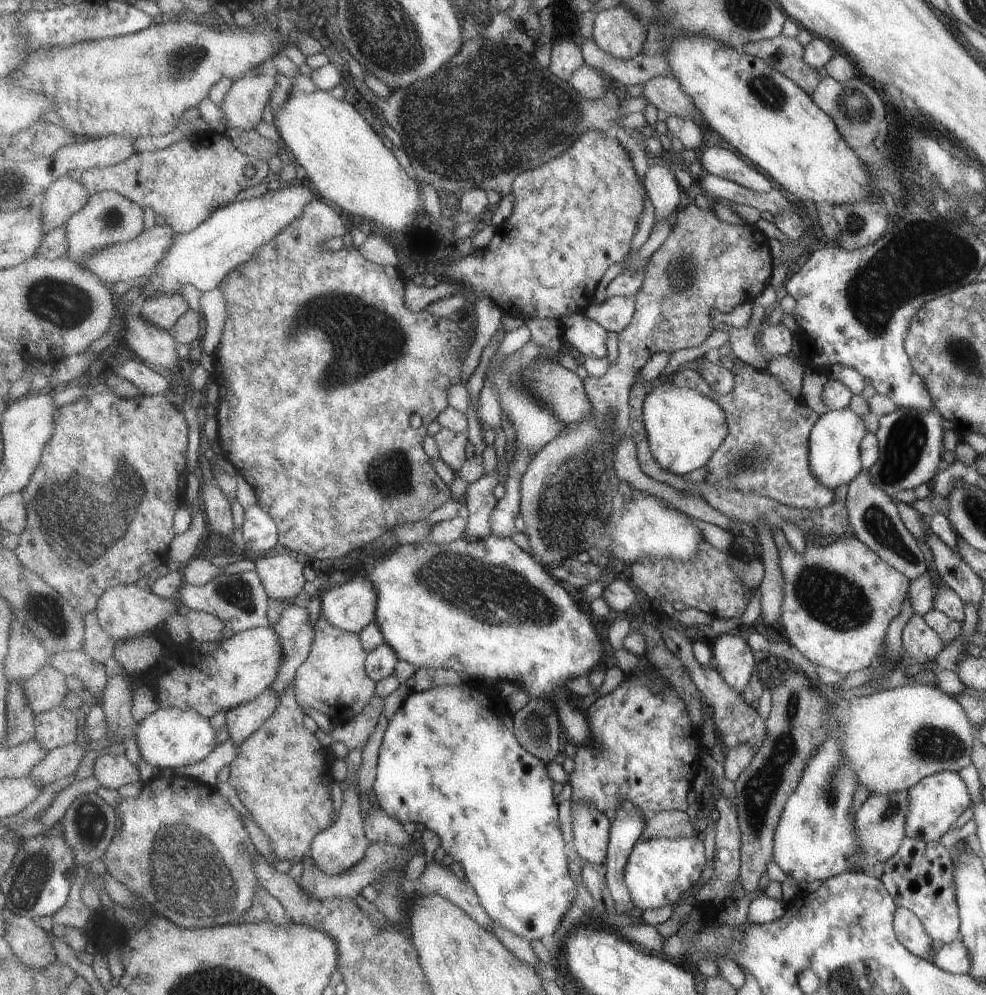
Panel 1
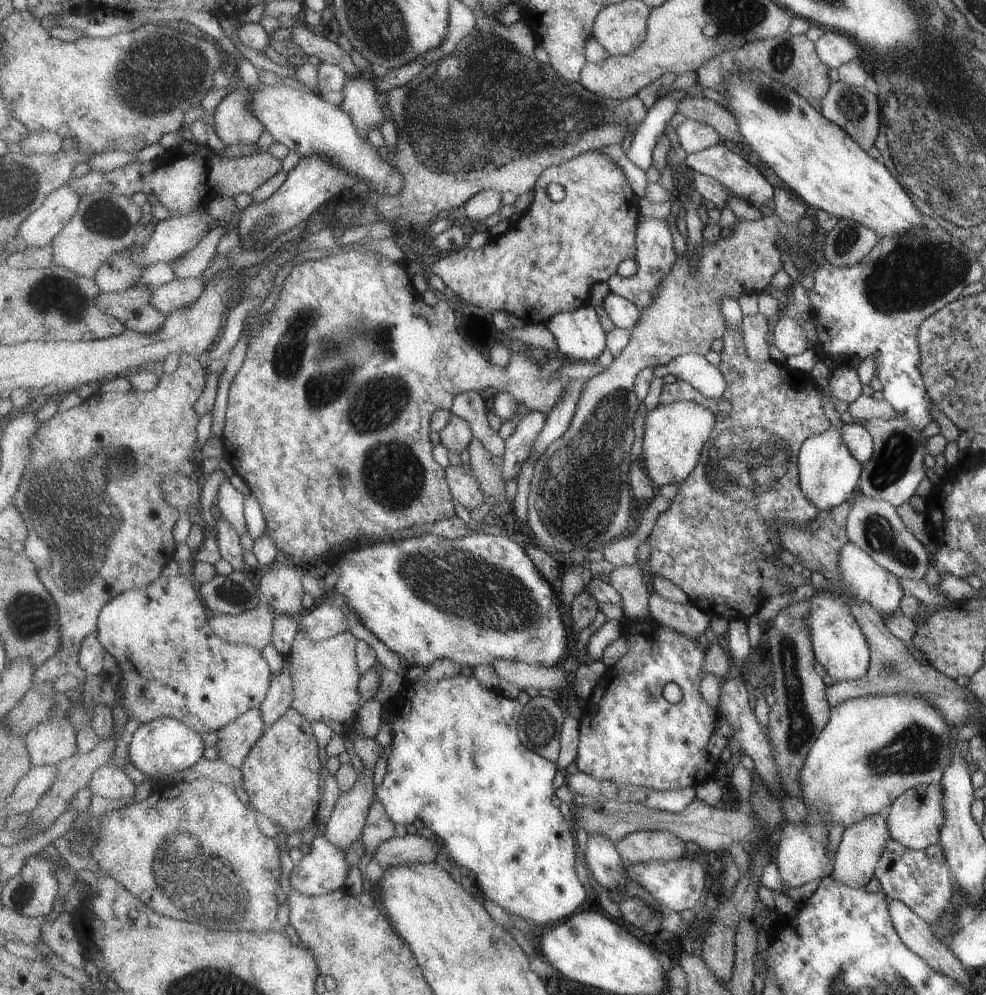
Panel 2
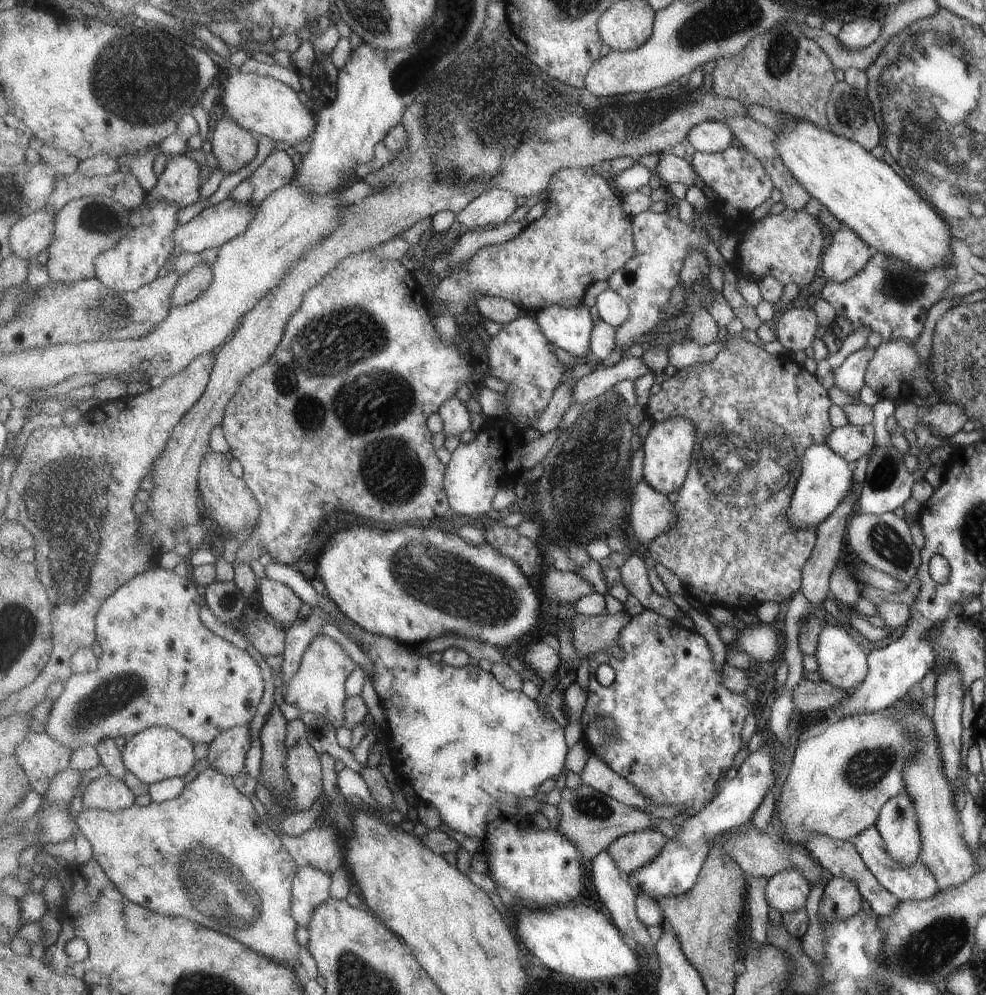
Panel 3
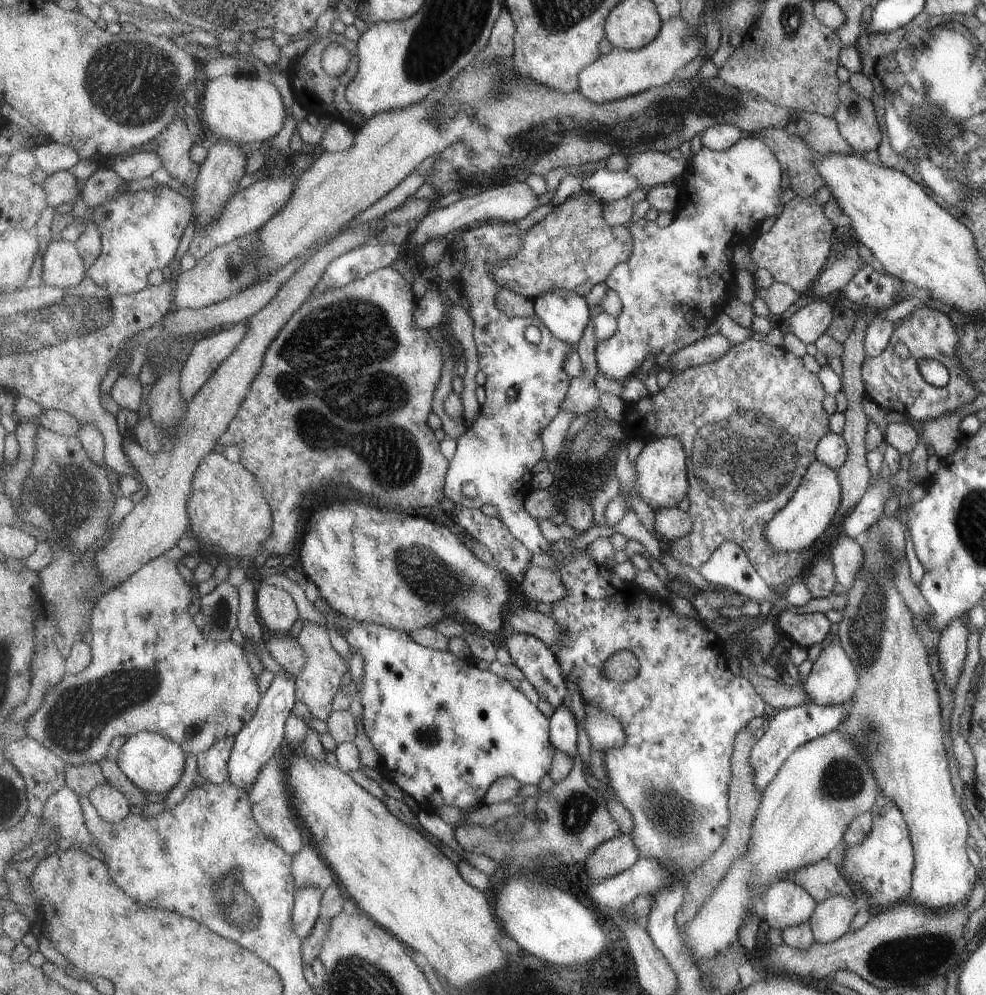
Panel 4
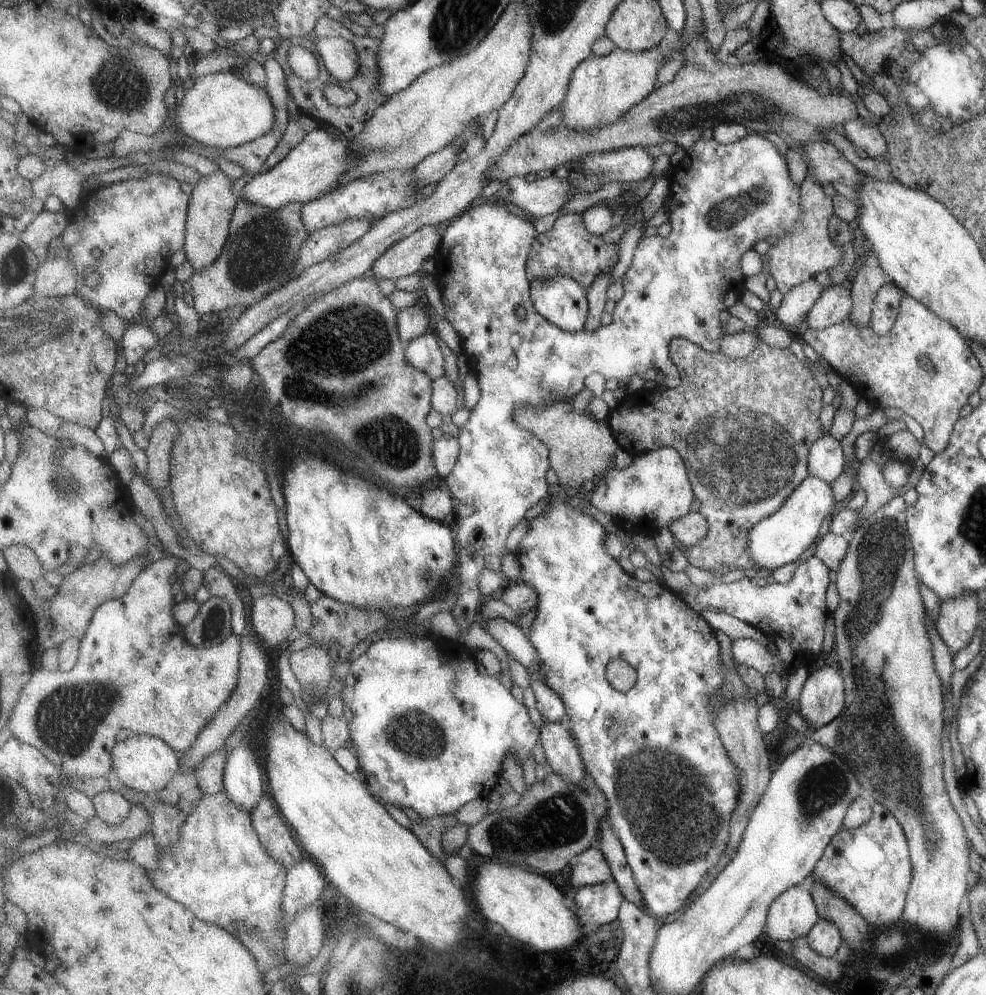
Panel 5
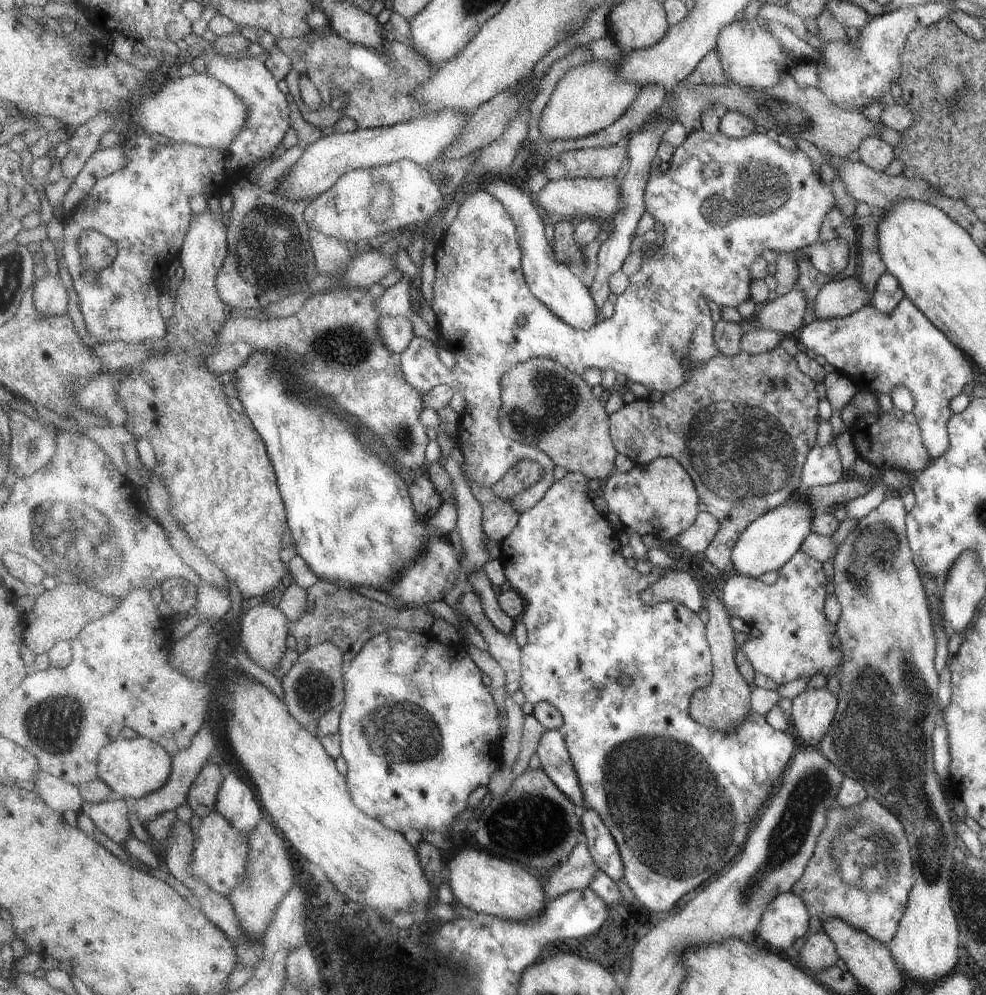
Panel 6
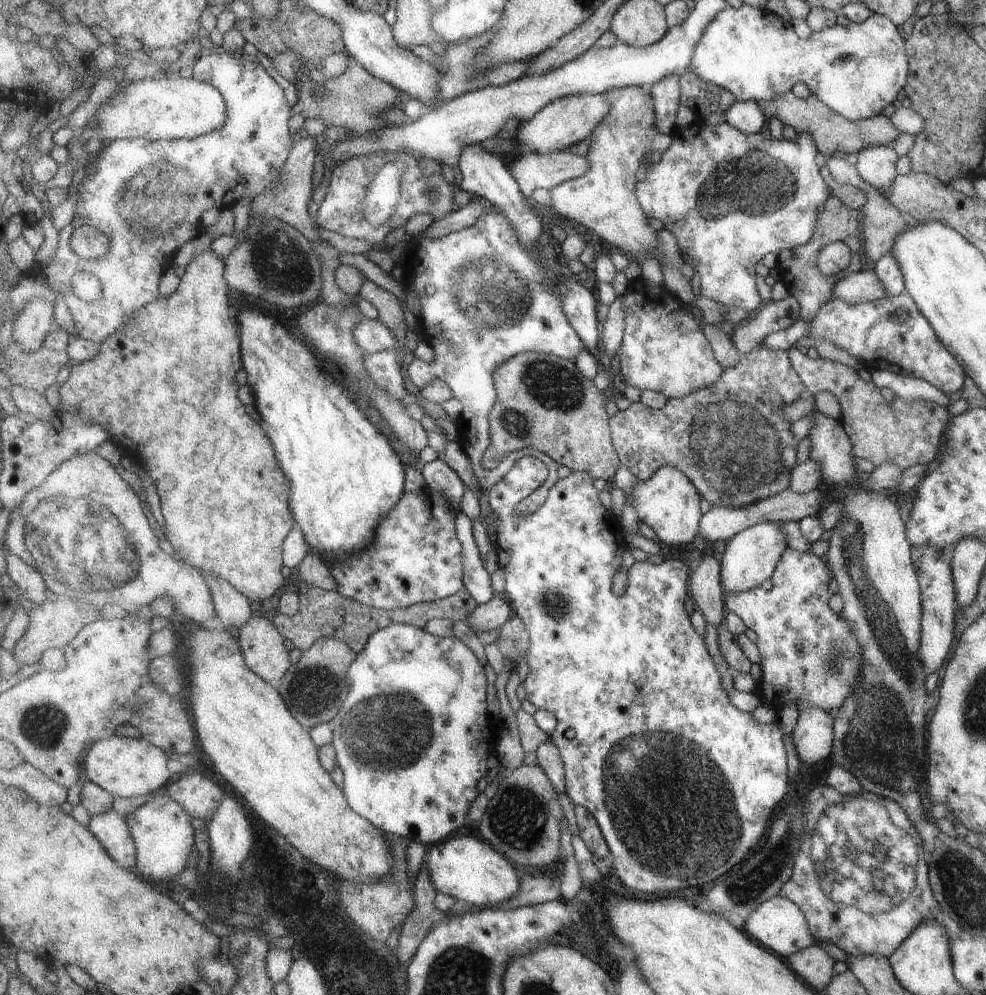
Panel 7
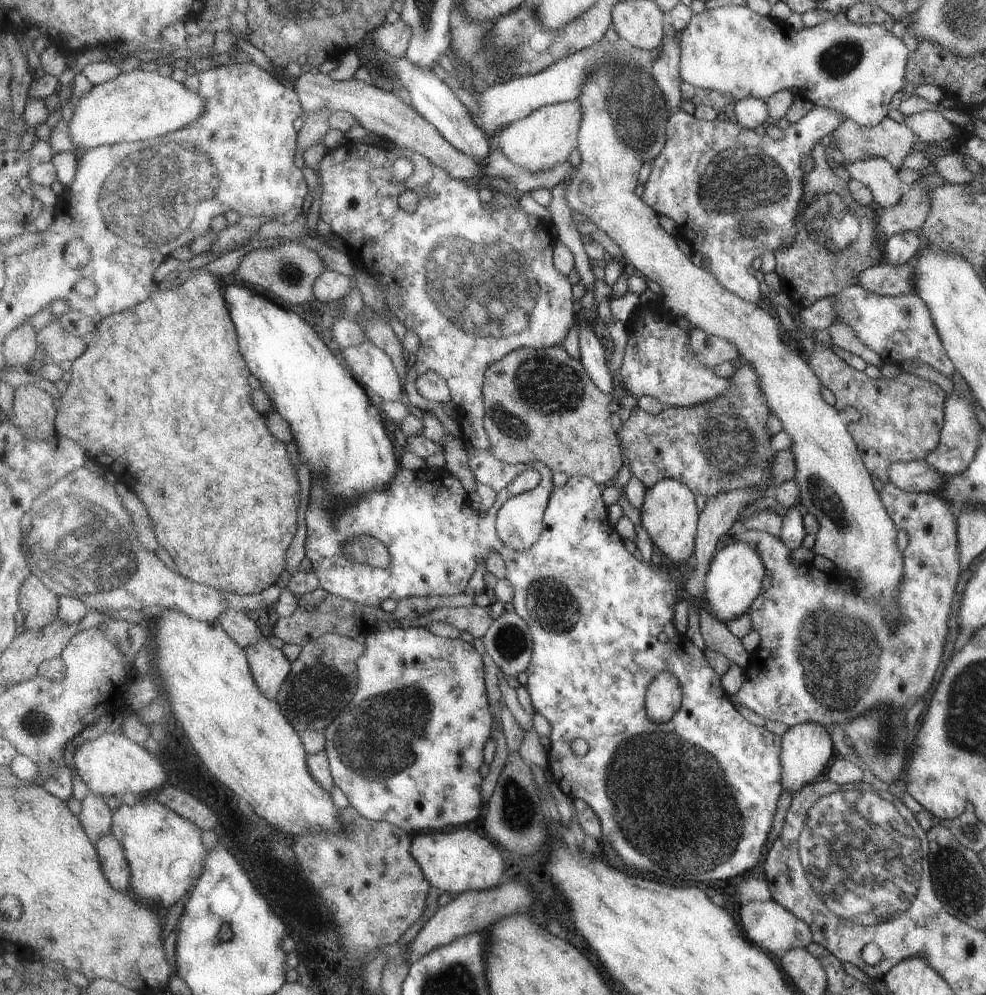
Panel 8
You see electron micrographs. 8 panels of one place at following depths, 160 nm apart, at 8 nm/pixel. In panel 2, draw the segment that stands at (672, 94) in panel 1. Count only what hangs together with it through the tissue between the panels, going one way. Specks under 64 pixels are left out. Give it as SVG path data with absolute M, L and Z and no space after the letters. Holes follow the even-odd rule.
M687 93L687 96L680 102L678 112L687 119L714 126L723 136L732 142L744 142L744 138L738 131L735 119L730 115L729 109L708 100L699 98Z

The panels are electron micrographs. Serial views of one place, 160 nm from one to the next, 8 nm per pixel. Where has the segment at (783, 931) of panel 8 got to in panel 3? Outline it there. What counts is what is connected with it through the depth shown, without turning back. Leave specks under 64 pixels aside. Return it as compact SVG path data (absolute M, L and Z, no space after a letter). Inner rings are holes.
M783 868L767 879L765 900L767 907L774 908L780 914L799 910L805 905L810 891L808 879L795 868Z

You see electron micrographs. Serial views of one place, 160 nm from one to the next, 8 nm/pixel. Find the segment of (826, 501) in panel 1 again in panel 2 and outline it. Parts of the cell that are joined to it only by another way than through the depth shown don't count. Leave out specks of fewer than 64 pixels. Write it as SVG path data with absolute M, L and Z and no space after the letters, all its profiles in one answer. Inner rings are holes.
M729 327L723 336L723 340L724 347L721 351L721 363L718 367L727 381L727 388L720 397L710 399L702 392L699 392L692 384L686 383L681 379L676 379L674 383L664 385L660 394L659 404L666 405L673 404L677 401L696 401L697 404L714 410L717 422L712 436L709 437L705 443L697 468L682 482L679 486L678 493L672 498L672 505L659 515L655 523L654 529L648 538L650 559L648 560L647 568L650 572L655 574L655 576L663 576L681 588L689 601L697 605L701 610L704 610L708 615L721 616L730 620L739 619L739 616L749 616L749 614L753 614L753 612L757 610L757 606L759 606L765 598L769 598L769 596L779 596L779 594L788 591L789 587L787 584L781 582L779 566L781 566L782 562L781 558L777 557L777 554L781 554L782 546L776 534L776 530L772 529L772 523L778 521L779 523L786 523L787 525L793 525L796 529L800 529L816 517L818 510L805 498L805 495L799 488L797 455L801 443L807 437L812 437L827 430L830 422L826 416L823 416L823 410L821 410L821 397L825 396L823 396L823 392L819 392L819 390L815 388L815 384L809 380L809 376L805 376L805 373L802 372L793 374L793 372L789 372L787 368L779 368L779 366L785 364L776 363L775 361L755 362L749 359L745 355L745 347L743 346L743 339L741 339L740 328Z

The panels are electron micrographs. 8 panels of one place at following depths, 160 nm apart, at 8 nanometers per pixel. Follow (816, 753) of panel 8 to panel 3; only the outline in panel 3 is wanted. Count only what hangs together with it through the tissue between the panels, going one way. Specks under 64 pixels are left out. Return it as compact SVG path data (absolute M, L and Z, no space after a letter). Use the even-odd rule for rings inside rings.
M826 621L825 626L821 628L819 641L817 642L817 673L823 681L835 686L838 690L848 690L855 688L867 677L868 662L867 652L862 652L861 648L847 633L848 628L832 625Z

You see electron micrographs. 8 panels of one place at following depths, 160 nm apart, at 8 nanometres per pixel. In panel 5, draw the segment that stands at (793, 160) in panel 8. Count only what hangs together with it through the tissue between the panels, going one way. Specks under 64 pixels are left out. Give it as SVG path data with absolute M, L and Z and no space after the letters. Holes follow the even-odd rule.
M748 133L727 145L717 142L714 137L709 140L701 138L685 151L686 155L673 170L671 195L665 204L669 211L670 234L667 237L656 234L639 239L632 263L621 279L625 295L614 308L614 322L609 326L602 325L595 332L585 329L577 332L562 330L535 310L527 262L539 233L533 222L513 216L507 206L493 199L480 200L453 220L442 238L440 253L443 256L439 256L441 260L437 264L435 279L446 317L461 339L463 353L477 359L475 377L482 391L481 400L473 409L469 424L460 430L457 465L444 479L448 495L457 502L455 529L460 586L458 599L451 612L459 622L463 635L460 644L463 648L473 653L488 650L497 654L503 668L500 682L508 690L513 682L509 655L486 629L475 623L485 598L479 590L479 576L486 568L489 555L504 555L509 532L523 518L526 519L529 508L549 495L547 470L552 469L549 448L533 430L517 422L517 410L521 410L521 406L545 410L545 406L571 401L585 387L585 380L594 373L625 384L635 374L644 381L655 381L659 378L659 372L662 372L664 381L661 385L665 389L679 387L682 377L671 355L673 340L682 337L704 350L713 353L721 351L721 338L725 334L721 312L732 306L743 290L743 276L739 270L741 254L752 250L759 240L783 238L791 232L801 215L799 188L789 178L785 158L763 134ZM517 306L523 306L526 310L523 319L515 312ZM426 333L408 344L408 360L419 370L427 370L433 378L445 376L443 354L439 354L434 334Z

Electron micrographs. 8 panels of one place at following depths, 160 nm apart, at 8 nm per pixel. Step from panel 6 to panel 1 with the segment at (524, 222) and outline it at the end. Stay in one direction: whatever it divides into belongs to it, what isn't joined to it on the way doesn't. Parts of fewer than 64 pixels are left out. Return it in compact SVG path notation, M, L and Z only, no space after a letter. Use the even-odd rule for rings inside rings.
M571 312L568 317L561 317L562 340L571 344L587 358L603 358L607 350L608 330L597 321L589 318L585 312Z

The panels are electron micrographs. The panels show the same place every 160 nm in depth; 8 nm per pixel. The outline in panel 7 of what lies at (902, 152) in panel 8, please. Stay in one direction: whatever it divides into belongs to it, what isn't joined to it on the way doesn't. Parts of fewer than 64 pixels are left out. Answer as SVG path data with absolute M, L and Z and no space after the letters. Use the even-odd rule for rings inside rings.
M789 90L769 101L759 101L757 104L767 120L775 117L782 122L783 126L787 124L797 133L808 132L808 135L811 135L816 141L816 149L822 152L825 158L833 154L839 156L849 153L857 154L862 149L868 149L869 146L890 146L890 142L900 135L900 131L896 130L891 119L886 118L883 114L851 122L825 106L825 103L822 103L813 93L805 99L799 99Z

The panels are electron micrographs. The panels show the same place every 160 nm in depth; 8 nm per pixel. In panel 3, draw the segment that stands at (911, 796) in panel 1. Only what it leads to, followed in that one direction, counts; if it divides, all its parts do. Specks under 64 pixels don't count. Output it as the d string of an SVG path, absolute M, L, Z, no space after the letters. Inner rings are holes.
M902 792L889 798L876 818L875 828L893 862L912 866L917 861L923 844L916 806L909 794Z

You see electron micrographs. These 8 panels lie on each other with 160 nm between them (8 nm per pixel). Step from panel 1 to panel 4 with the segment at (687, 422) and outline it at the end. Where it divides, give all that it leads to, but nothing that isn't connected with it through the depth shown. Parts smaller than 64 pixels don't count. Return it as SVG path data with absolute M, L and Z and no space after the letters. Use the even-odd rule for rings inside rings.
M677 436L656 437L655 439L645 442L643 450L636 459L637 472L639 472L639 478L637 478L637 490L639 490L641 498L645 498L653 509L676 508L679 506L681 500L685 500L685 496L688 497L690 486L688 458L689 456L687 455L687 452L685 452L685 444L681 442L681 438L677 438Z

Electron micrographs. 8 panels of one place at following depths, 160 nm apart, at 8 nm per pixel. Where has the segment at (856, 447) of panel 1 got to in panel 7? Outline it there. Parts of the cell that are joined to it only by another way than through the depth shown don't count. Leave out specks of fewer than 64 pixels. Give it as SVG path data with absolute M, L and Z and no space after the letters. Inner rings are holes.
M757 523L734 534L721 555L722 586L728 596L730 592L743 592L756 586L764 586L773 574L784 550L787 549L787 535L778 523Z

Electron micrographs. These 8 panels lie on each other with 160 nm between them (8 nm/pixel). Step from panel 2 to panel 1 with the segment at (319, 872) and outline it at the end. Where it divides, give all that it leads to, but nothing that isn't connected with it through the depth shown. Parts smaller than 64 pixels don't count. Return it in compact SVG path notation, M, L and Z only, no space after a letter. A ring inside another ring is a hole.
M352 749L343 758L347 762L348 787L343 794L343 804L339 812L340 816L335 824L317 833L312 842L309 858L329 876L342 875L346 870L361 862L371 844L364 829L364 819L363 814L361 814L361 798L359 798L360 792L354 781L362 765L363 757L363 749Z

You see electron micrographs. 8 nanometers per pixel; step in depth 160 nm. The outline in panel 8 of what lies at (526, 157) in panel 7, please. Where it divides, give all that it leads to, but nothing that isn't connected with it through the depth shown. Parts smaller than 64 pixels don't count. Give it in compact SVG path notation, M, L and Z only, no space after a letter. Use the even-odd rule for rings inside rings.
M305 69L293 82L294 89L300 96L301 110L313 112L318 108L330 108L332 111L343 110L349 112L357 122L377 137L392 141L397 147L407 147L424 154L427 158L450 172L456 179L480 178L498 176L508 178L519 191L527 192L537 189L551 189L566 181L567 177L573 178L577 167L571 162L555 165L552 169L544 171L530 171L516 165L509 160L500 148L490 150L490 153L482 159L468 155L459 150L452 142L449 142L441 131L431 124L413 105L407 105L399 98L395 91L385 91L367 81L351 78L346 81L329 79L329 76L321 73L307 72Z

